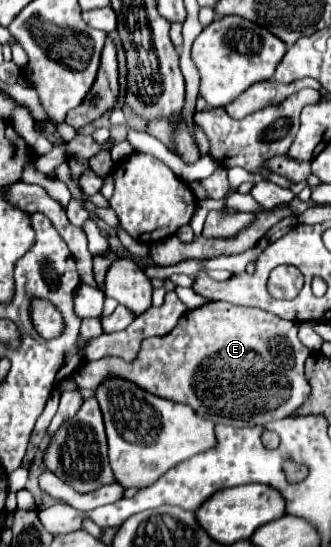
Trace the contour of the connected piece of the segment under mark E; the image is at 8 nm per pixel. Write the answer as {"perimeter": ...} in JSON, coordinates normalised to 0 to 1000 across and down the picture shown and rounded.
{"perimeter":[[[634,552],[544,578],[532,600],[514,611],[441,618],[411,662],[393,665],[369,654],[320,651],[248,669],[248,676],[236,676],[236,684],[218,691],[230,695],[236,709],[266,713],[290,713],[326,691],[363,691],[423,706],[477,728],[568,739],[598,761],[659,757],[755,775],[810,775],[822,768],[882,761],[937,728],[937,702],[918,687],[918,662],[937,651],[937,640],[900,622],[894,611],[900,592],[834,574],[779,563],[707,559],[695,552]]]}

